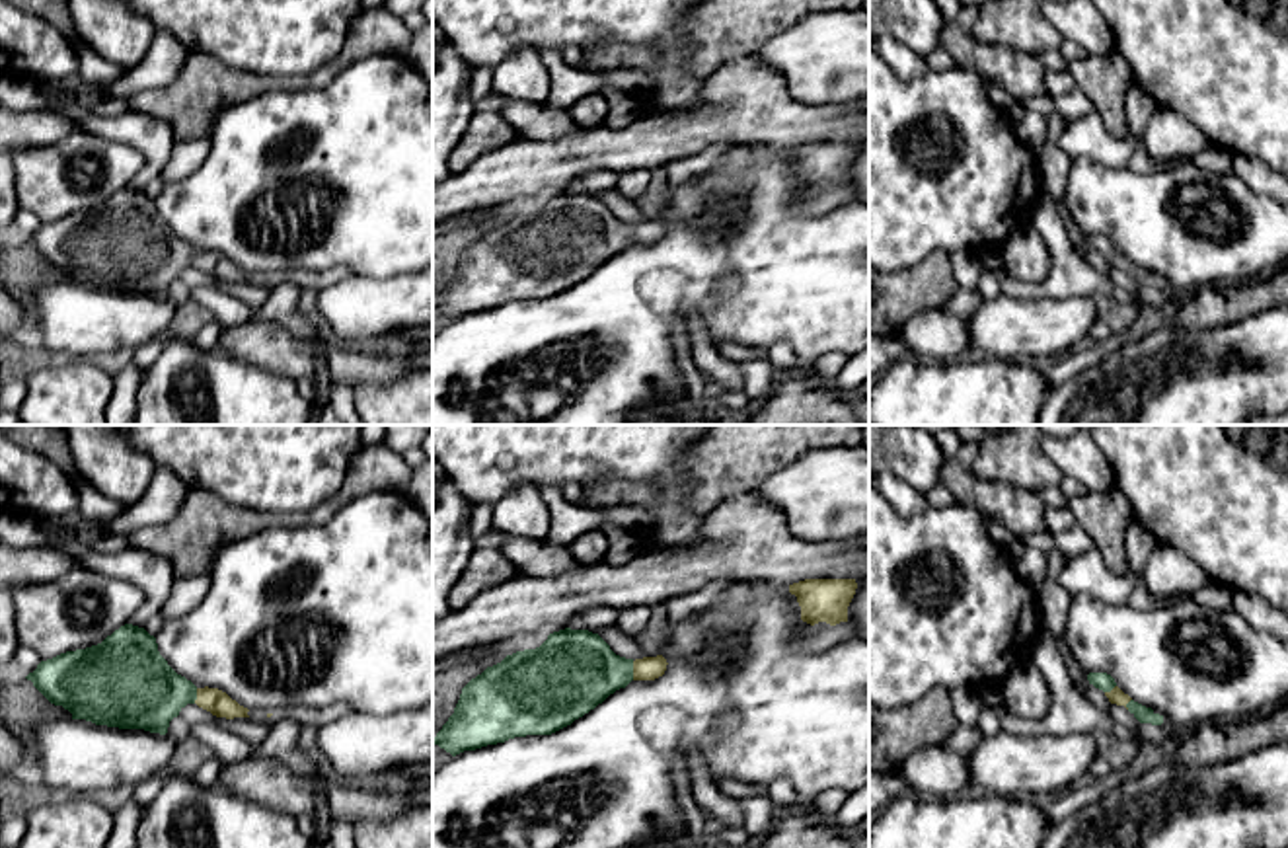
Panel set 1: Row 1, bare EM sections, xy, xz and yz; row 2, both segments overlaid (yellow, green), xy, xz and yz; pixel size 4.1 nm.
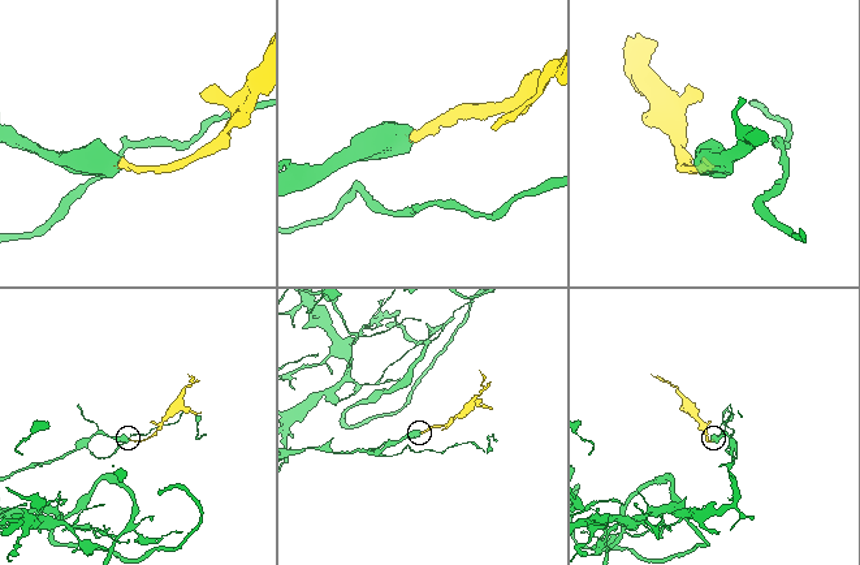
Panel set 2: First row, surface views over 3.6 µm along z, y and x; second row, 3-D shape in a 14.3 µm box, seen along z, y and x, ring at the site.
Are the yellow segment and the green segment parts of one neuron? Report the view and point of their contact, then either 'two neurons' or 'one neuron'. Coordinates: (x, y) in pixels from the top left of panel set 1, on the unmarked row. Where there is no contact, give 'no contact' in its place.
xz (634, 234) | one neuron

